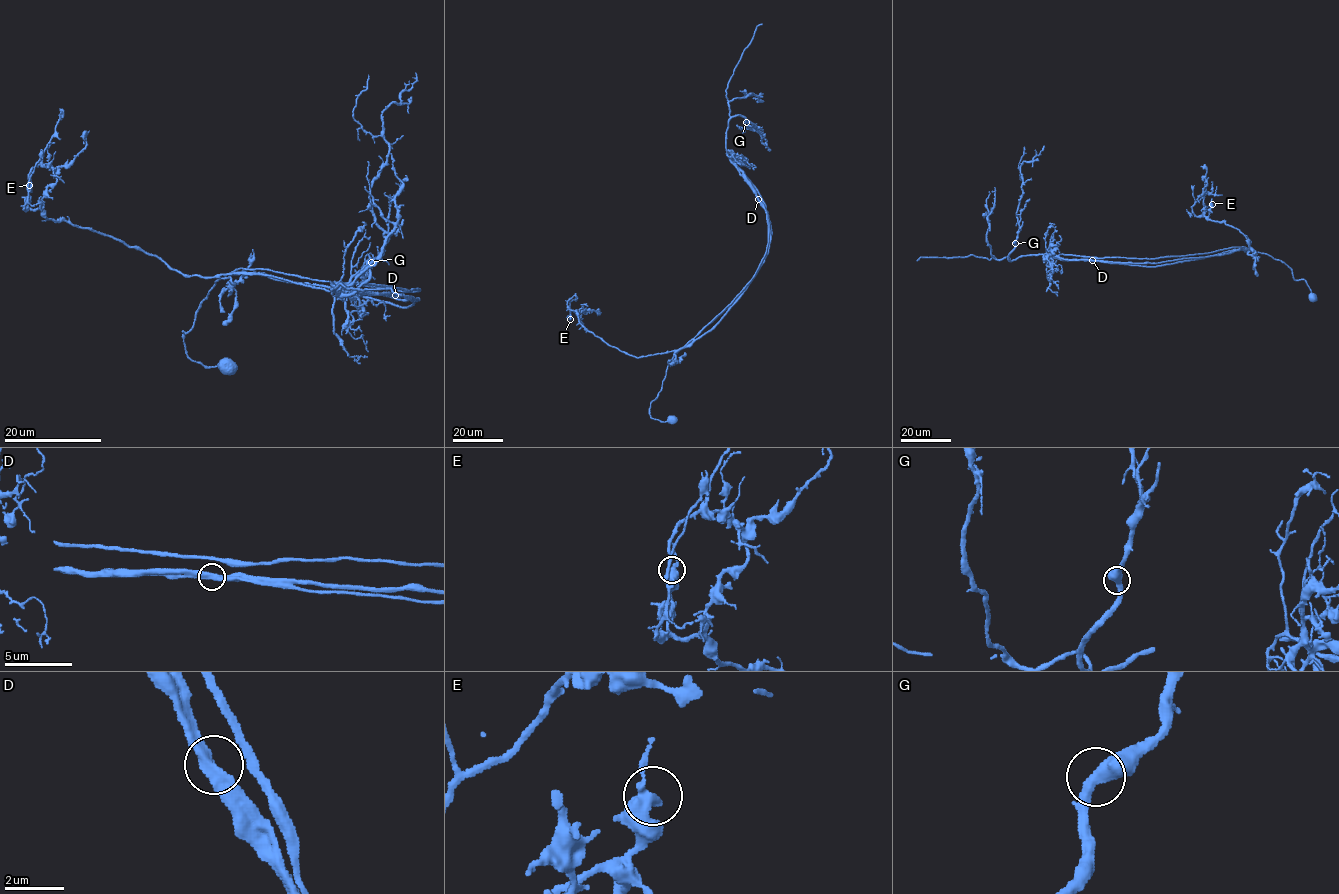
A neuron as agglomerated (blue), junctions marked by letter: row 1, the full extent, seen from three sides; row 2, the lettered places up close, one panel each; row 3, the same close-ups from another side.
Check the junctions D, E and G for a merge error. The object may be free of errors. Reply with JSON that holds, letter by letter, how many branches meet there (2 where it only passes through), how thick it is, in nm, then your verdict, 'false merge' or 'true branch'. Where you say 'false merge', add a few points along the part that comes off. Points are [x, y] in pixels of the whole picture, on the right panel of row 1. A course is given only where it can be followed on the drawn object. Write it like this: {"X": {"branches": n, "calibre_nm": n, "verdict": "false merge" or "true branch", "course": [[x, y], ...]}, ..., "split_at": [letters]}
{"D": {"branches": 2, "calibre_nm": 460, "verdict": "false merge", "course": [[1092, 260], [1148, 266], [1248, 250], [1250, 241], [1238, 229], [1192, 211], [1205, 192], [1206, 169], [1200, 166]]}, "E": {"branches": 2, "calibre_nm": 440, "verdict": "true branch"}, "G": {"branches": 2, "calibre_nm": 440, "verdict": "true branch"}, "split_at": ["D"]}

